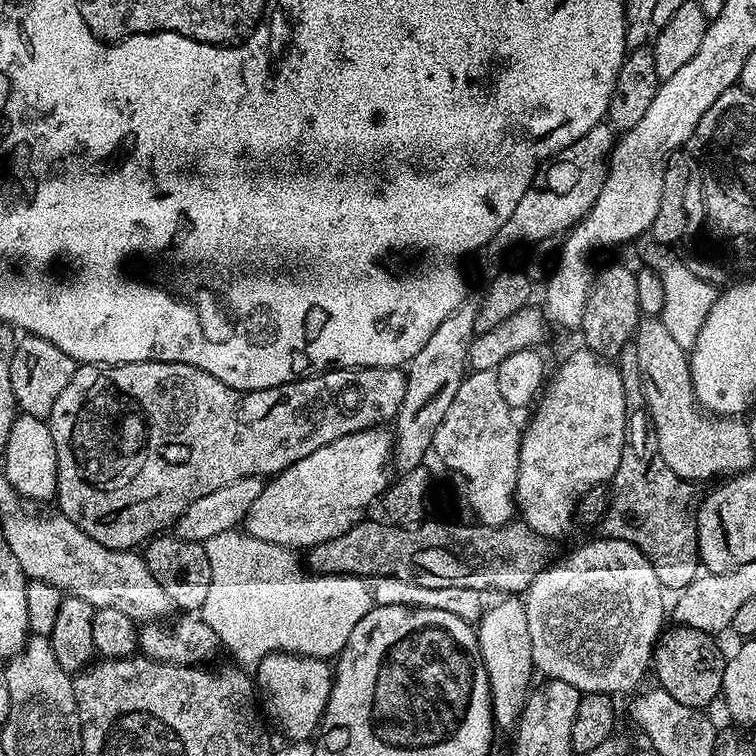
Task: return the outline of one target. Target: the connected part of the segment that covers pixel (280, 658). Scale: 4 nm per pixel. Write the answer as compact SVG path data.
M272 652L256 667L256 688L261 707L267 719L272 720L289 741L313 737L323 719L333 679L334 672L327 661L292 653Z

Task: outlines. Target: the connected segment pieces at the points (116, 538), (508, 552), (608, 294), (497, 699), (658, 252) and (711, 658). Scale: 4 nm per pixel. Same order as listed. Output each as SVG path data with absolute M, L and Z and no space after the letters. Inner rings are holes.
M147 360L133 364L114 364L97 366L82 364L77 367L74 378L70 378L70 386L62 390L58 402L54 402L54 410L46 417L48 429L54 438L54 450L58 462L58 482L56 483L55 503L60 503L59 515L65 520L74 522L78 530L82 530L107 548L121 550L136 550L157 534L171 529L198 498L211 494L213 490L222 490L222 486L230 486L230 482L238 482L247 476L273 478L282 470L294 466L306 454L314 454L314 450L322 450L330 442L338 442L338 438L346 438L355 432L370 432L395 421L402 400L406 398L406 382L408 381L404 368L334 368L319 376L307 376L305 380L295 380L282 386L274 386L257 392L239 392L226 382L218 382L214 374L206 374L206 370L198 370L198 366L190 366L182 362L162 362Z
M365 518L346 530L346 534L307 549L307 567L322 576L392 576L420 587L456 587L483 594L524 594L536 575L554 560L553 541L539 536L523 522L492 528L479 522L439 524L429 519L414 528L397 528L377 520Z
M616 264L604 273L592 285L592 294L586 302L586 310L582 314L582 322L578 329L584 335L583 347L596 353L601 358L614 358L624 347L633 343L636 328L640 325L640 284L636 276L628 268Z
M508 598L505 604L496 604L483 613L478 623L480 653L486 666L492 695L492 718L497 729L515 729L516 723L528 700L533 687L534 669L530 650L530 626L524 609L525 601L520 598Z
M647 242L640 248L640 256L650 271L656 272L660 279L660 312L658 319L666 326L666 331L674 337L674 342L686 350L696 344L698 334L706 322L706 314L710 314L710 306L714 306L718 295L717 289L709 281L704 281L691 268L687 259L679 260L673 249L667 244Z
M672 626L661 631L660 638L656 642L656 651L652 654L652 668L654 676L658 679L659 687L683 706L695 710L704 710L707 704L717 703L724 686L724 666L726 663L725 653L720 653L720 648L715 644L713 637L706 632L698 632L693 628Z

